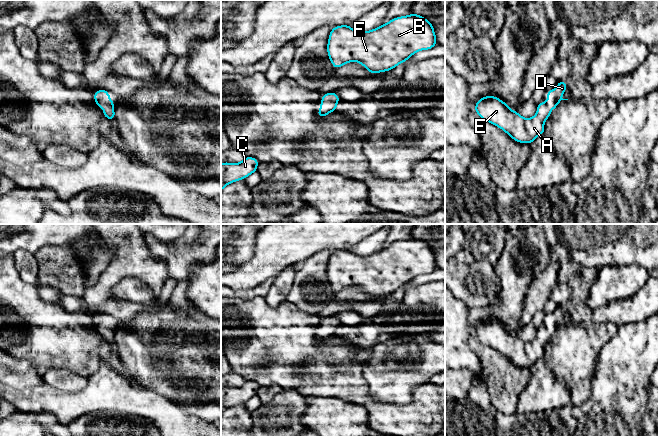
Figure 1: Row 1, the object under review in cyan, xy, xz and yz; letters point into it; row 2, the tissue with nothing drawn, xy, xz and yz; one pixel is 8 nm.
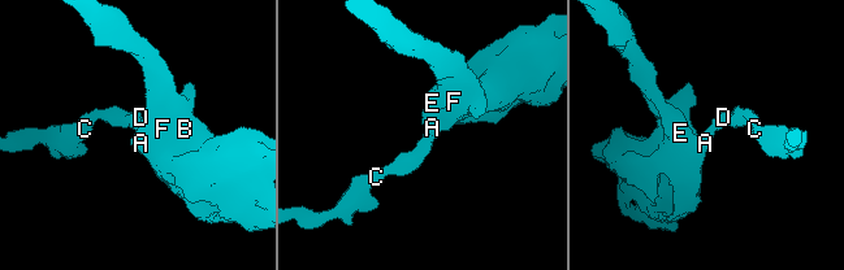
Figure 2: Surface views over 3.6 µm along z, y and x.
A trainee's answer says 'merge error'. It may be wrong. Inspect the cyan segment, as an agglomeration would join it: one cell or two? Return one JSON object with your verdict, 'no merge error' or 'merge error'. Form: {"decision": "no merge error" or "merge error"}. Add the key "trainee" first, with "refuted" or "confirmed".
{"trainee": "refuted", "decision": "no merge error"}

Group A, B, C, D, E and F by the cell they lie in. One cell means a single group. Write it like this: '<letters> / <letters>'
A B C D E F

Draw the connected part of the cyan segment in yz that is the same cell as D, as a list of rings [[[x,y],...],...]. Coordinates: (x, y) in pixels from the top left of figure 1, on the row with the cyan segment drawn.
[[[559,81],[556,88],[548,90],[547,102],[542,101],[537,105],[536,114],[532,118],[522,117],[517,111],[513,111],[504,101],[493,95],[480,98],[473,109],[481,119],[502,129],[516,142],[531,144],[539,135],[544,134],[544,123],[552,114],[551,111],[556,109],[560,101],[568,100],[561,97],[566,89],[566,82]]]

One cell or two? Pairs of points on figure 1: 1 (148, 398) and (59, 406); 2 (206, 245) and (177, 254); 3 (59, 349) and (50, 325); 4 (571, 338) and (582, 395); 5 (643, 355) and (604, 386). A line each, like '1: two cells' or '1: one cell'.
1: one cell
2: one cell
3: one cell
4: one cell
5: one cell

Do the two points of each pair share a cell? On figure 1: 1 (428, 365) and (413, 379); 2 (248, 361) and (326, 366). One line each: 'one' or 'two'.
1: one
2: one

